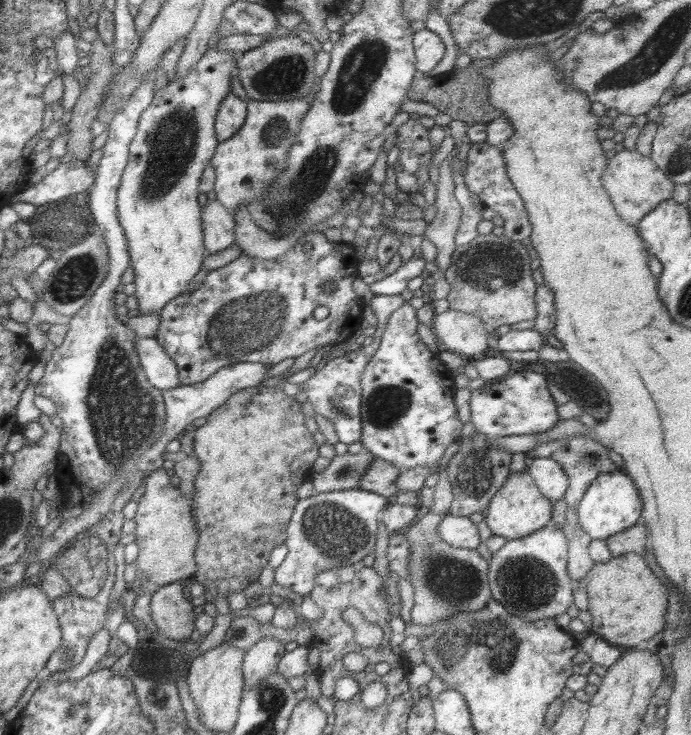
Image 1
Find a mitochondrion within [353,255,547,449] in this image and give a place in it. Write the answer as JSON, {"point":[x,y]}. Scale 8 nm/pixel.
{"point":[385,405]}

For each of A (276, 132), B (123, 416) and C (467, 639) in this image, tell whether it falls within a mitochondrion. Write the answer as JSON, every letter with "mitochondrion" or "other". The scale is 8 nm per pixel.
{"A":"mitochondrion","B":"mitochondrion","C":"mitochondrion"}

